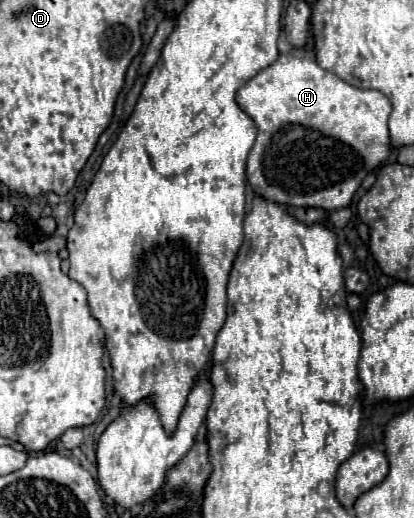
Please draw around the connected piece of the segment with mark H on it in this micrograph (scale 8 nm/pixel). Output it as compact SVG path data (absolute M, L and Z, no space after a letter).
M291 50L281 54L275 64L261 70L237 92L239 108L255 122L257 140L247 160L247 180L255 196L291 206L291 208L323 208L327 212L347 208L353 202L363 178L391 156L391 140L387 120L391 100L379 90L363 90L347 84L339 76L317 64L315 50Z

